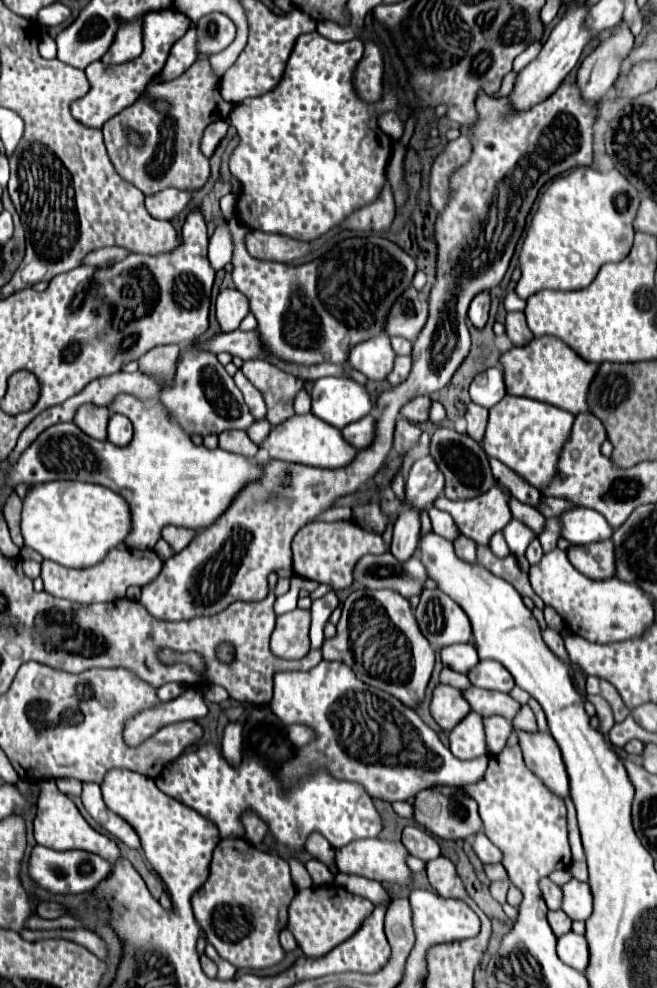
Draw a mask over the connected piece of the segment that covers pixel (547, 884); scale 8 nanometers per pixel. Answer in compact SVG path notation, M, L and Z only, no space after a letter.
M543 878L541 880L541 892L543 892L543 898L545 898L549 910L559 910L561 908L561 886L557 886L549 878Z

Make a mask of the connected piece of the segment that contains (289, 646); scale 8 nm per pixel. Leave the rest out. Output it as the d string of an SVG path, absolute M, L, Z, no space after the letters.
M297 608L277 618L270 638L270 648L285 660L299 660L310 650L310 610Z

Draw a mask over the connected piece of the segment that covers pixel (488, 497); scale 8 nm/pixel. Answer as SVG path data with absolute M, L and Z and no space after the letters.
M493 486L487 494L481 494L471 500L461 500L461 502L439 496L433 502L433 506L449 512L459 532L479 544L487 544L489 538L497 530L503 530L511 520L507 496L497 486Z

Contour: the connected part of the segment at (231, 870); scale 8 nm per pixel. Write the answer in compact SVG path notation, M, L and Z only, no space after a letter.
M225 838L213 852L211 874L193 894L191 904L197 922L219 956L237 970L263 970L285 960L279 934L287 926L289 904L295 896L289 864L267 852L261 852L245 838Z

